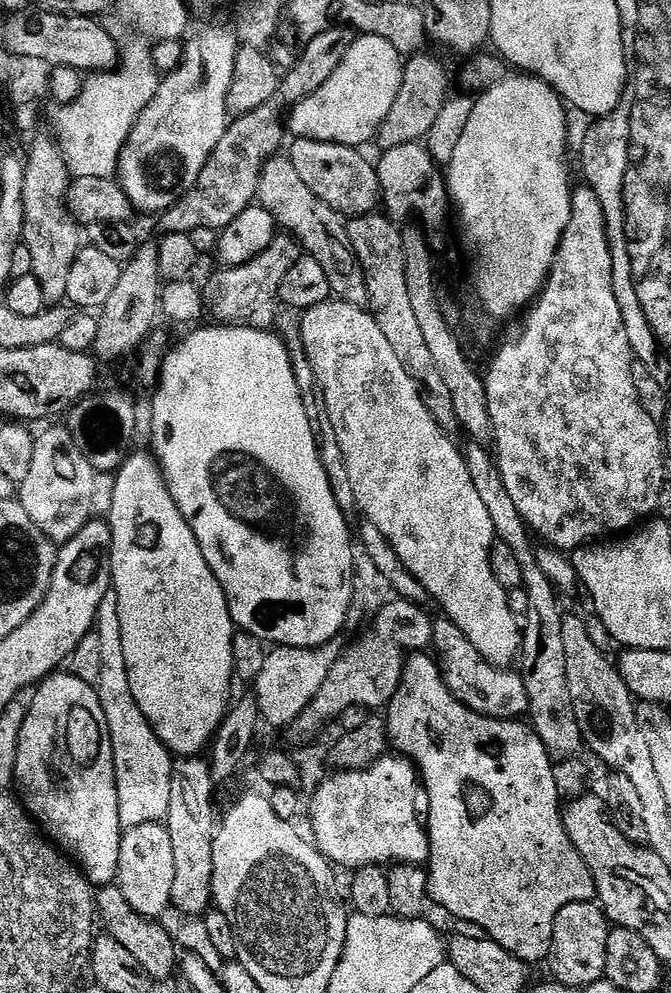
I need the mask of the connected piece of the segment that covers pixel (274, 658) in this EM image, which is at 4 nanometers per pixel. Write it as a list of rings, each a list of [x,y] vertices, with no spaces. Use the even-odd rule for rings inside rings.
[[[339,643],[323,644],[317,648],[273,647],[267,653],[261,676],[254,683],[254,695],[260,706],[260,715],[272,724],[291,726],[310,706],[310,702],[322,690],[322,682],[330,674],[338,657],[342,655]]]

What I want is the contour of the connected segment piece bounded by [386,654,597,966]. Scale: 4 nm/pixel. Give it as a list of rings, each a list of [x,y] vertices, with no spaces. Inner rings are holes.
[[[412,654],[407,657],[404,665],[404,680],[398,686],[398,690],[394,694],[392,703],[387,705],[386,723],[388,725],[388,739],[391,747],[395,749],[399,755],[408,757],[418,769],[419,779],[422,781],[423,791],[426,793],[426,800],[428,796],[428,816],[426,812],[426,827],[428,829],[428,841],[430,842],[430,854],[428,855],[428,862],[426,865],[426,871],[428,873],[428,895],[431,903],[441,904],[446,911],[452,916],[457,916],[460,920],[465,920],[468,924],[477,924],[479,931],[483,933],[485,937],[494,942],[498,942],[498,946],[502,946],[510,954],[514,954],[519,960],[523,960],[525,964],[529,966],[535,966],[539,960],[547,961],[552,954],[552,935],[554,934],[554,922],[558,918],[558,914],[566,906],[571,904],[586,904],[597,899],[596,883],[594,878],[590,874],[590,870],[586,866],[586,862],[582,858],[582,854],[578,854],[578,850],[574,846],[574,842],[570,842],[568,837],[568,831],[564,828],[564,816],[562,815],[562,801],[558,794],[558,786],[556,785],[556,779],[554,778],[554,761],[551,756],[548,755],[546,746],[542,746],[542,742],[538,738],[538,734],[532,731],[531,727],[527,723],[520,720],[495,720],[489,716],[483,716],[477,712],[472,712],[462,702],[458,702],[454,698],[452,691],[446,686],[444,681],[444,675],[440,673],[439,663],[431,655],[428,654]],[[528,748],[536,748],[536,766],[538,770],[538,778],[536,778],[536,796],[532,794],[532,812],[526,816],[524,814],[524,808],[516,808],[516,804],[526,804],[522,798],[524,794],[508,794],[508,784],[510,780],[514,780],[512,784],[516,784],[516,774],[510,774],[510,770],[506,768],[514,768],[514,764],[508,764],[508,762],[514,762],[510,760],[510,756],[526,756],[530,754]],[[478,750],[480,750],[480,760],[486,764],[492,764],[492,772],[496,776],[496,784],[498,784],[498,778],[500,778],[500,792],[498,792],[498,786],[496,786],[496,796],[494,794],[486,794],[490,788],[482,788],[482,778],[480,776],[488,776],[488,774],[476,774],[476,756],[478,756]],[[446,758],[460,758],[460,760],[470,760],[468,764],[460,764],[460,774],[458,774],[458,782],[456,782],[456,776],[452,776],[452,768],[450,768],[450,760]]]

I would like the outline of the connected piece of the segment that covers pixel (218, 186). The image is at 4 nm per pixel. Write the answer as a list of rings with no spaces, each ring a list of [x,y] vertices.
[[[333,26],[303,45],[294,63],[281,75],[274,98],[258,106],[258,110],[237,115],[229,123],[226,134],[222,134],[222,142],[214,146],[214,154],[210,154],[210,162],[206,164],[206,170],[202,170],[198,182],[169,212],[159,217],[161,233],[191,234],[200,228],[223,230],[242,214],[242,210],[253,207],[260,191],[264,165],[285,147],[286,113],[298,102],[310,98],[310,94],[325,82],[330,82],[330,74],[342,66],[342,58],[346,58],[346,50],[350,50],[355,37],[353,29]]]

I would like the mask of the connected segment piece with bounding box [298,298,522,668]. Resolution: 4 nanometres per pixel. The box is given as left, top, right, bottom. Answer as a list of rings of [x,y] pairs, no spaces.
[[[332,298],[327,304],[319,304],[307,309],[299,317],[298,323],[300,337],[306,350],[306,358],[310,358],[310,366],[322,386],[326,406],[330,410],[330,422],[334,422],[334,434],[338,434],[338,446],[342,450],[346,474],[350,474],[351,485],[354,486],[357,509],[368,515],[365,516],[367,523],[378,526],[378,530],[382,530],[382,534],[388,539],[390,546],[394,546],[394,554],[398,554],[398,558],[402,558],[406,570],[410,570],[410,574],[414,574],[414,578],[418,578],[418,582],[422,582],[429,597],[440,603],[440,608],[444,611],[441,613],[447,619],[452,620],[454,626],[458,626],[458,630],[462,630],[462,634],[466,634],[466,638],[470,638],[474,650],[478,650],[478,654],[482,654],[482,658],[486,658],[486,662],[490,662],[495,668],[508,668],[515,665],[522,643],[522,624],[518,617],[510,614],[509,589],[500,585],[498,578],[494,578],[494,570],[490,570],[490,550],[496,540],[494,522],[490,522],[490,510],[486,510],[486,505],[482,503],[482,497],[478,494],[478,490],[474,490],[474,482],[470,478],[470,470],[464,461],[463,451],[459,447],[456,449],[456,444],[452,441],[453,437],[440,428],[436,419],[430,414],[430,410],[426,410],[426,402],[422,402],[414,378],[410,378],[410,374],[406,374],[406,369],[402,367],[402,362],[398,362],[398,358],[390,346],[390,341],[382,335],[382,330],[378,327],[376,317],[372,315],[371,311],[358,306],[350,306],[346,302]]]

